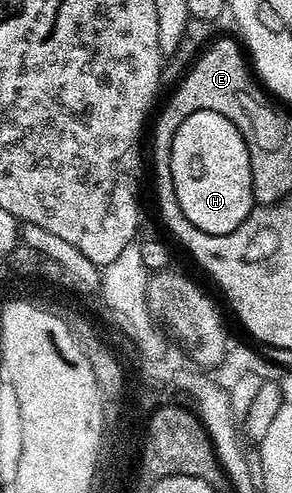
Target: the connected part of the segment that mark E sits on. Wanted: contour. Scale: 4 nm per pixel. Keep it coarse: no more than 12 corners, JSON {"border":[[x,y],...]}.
{"border":[[238,40],[201,51],[168,96],[229,113],[255,78]]}

